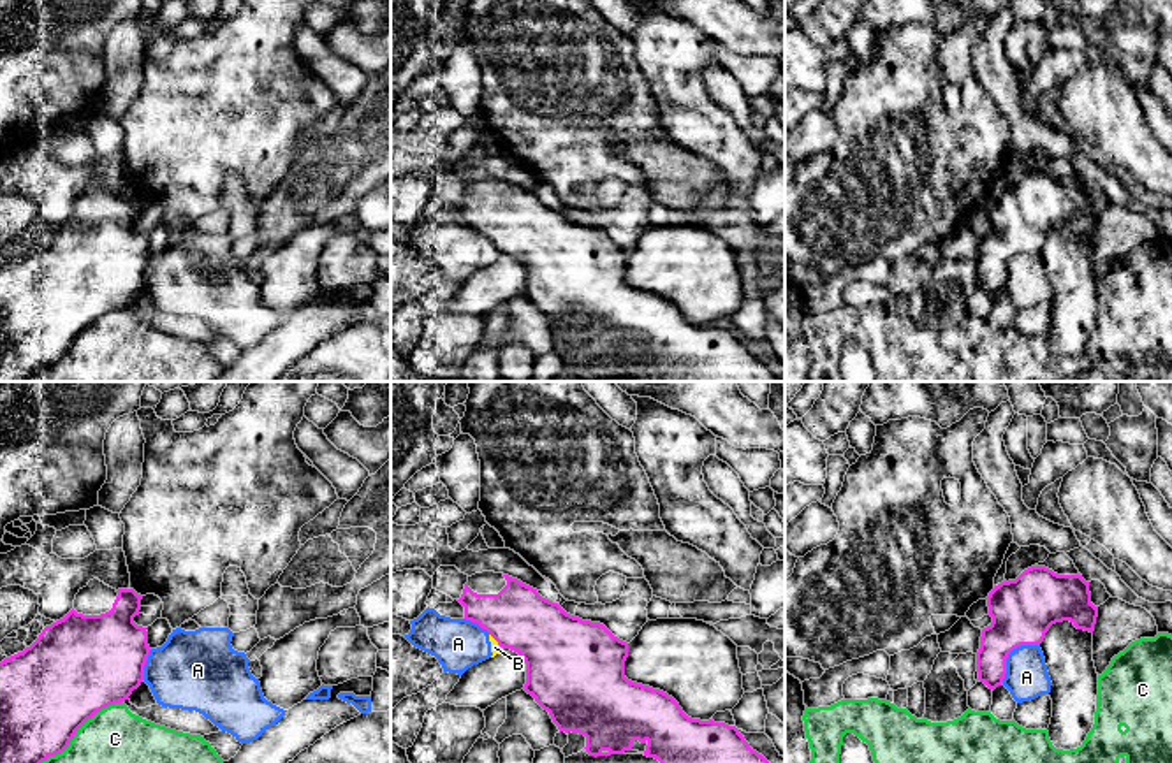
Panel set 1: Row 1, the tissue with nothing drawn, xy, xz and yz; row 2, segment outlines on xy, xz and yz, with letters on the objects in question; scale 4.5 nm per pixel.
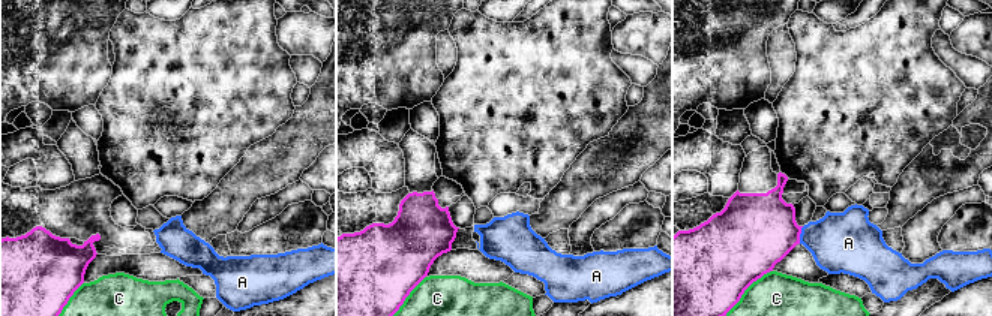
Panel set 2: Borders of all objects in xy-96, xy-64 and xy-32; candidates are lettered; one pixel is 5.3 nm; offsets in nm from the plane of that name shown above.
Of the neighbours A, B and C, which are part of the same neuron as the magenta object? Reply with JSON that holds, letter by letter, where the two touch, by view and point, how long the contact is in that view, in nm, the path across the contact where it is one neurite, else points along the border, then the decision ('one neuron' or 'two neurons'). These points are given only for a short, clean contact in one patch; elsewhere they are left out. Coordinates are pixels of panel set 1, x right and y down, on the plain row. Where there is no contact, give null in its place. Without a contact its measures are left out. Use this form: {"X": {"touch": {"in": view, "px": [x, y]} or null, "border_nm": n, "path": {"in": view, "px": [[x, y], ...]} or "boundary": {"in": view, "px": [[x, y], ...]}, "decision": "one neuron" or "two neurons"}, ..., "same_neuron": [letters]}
{"A": {"touch": {"in": "yz", "px": [1009, 259]}, "border_nm": 260, "decision": "two neurons"}, "B": {"touch": {"in": "xz", "px": [495, 245]}, "border_nm": 90, "decision": "two neurons"}, "C": {"touch": {"in": "xy", "px": [74, 340]}, "border_nm": 550, "decision": "two neurons"}, "same_neuron": []}

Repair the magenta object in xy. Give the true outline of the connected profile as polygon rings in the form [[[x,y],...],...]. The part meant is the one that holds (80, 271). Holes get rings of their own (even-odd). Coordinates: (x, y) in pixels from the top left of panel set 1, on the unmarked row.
[[[93,185],[79,195],[74,214],[46,232],[39,244],[0,269],[0,382],[30,382],[49,362],[63,359],[76,338],[102,315],[128,306],[144,287],[150,262],[148,237],[134,229],[143,202],[134,195],[113,195]]]

